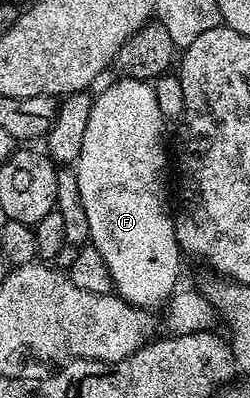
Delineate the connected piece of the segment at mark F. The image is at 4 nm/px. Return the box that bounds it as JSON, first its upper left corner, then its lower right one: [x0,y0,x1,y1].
[73,77,181,307]

